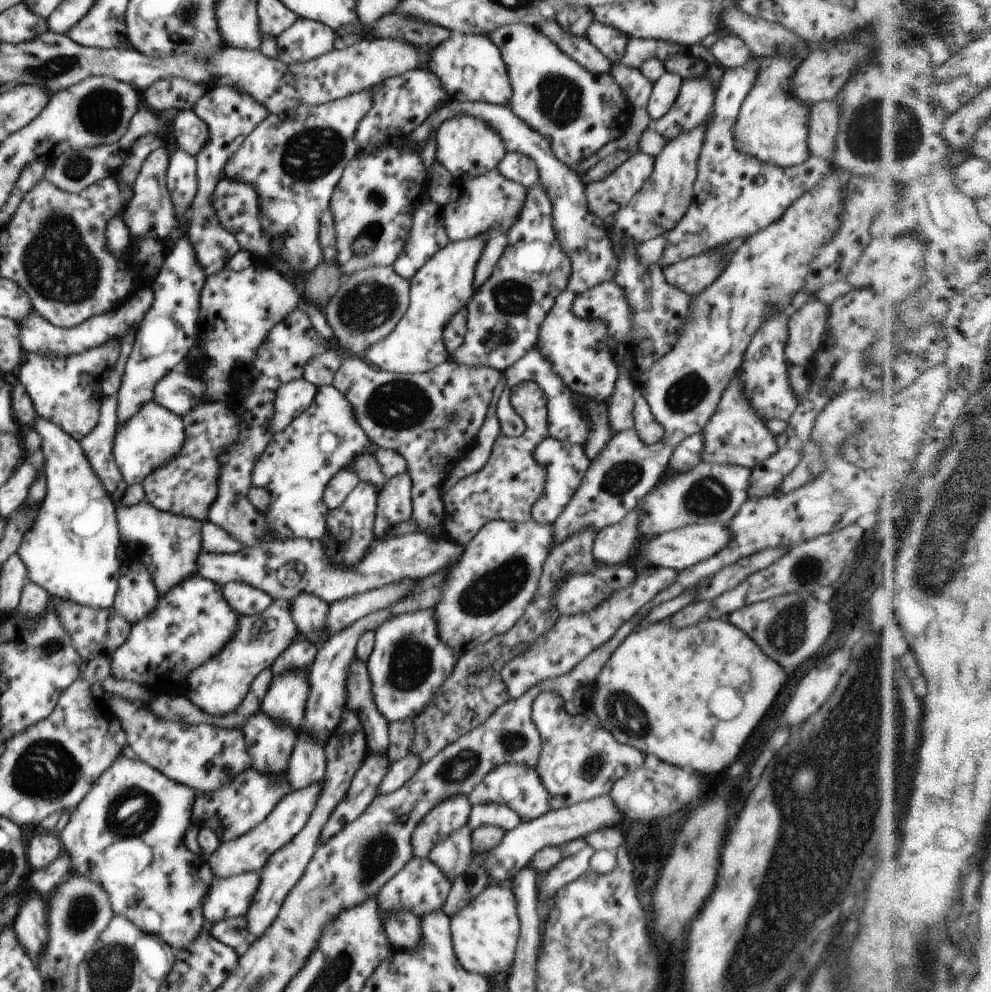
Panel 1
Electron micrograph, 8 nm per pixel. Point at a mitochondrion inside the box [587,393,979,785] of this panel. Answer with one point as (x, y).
(625, 475)

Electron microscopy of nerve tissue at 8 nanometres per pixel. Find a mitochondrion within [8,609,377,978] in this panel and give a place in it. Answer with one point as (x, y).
(132, 812)

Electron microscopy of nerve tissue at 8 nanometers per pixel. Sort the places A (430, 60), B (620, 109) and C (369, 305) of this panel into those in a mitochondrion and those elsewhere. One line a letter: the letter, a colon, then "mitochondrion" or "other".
A: other
B: mitochondrion
C: mitochondrion

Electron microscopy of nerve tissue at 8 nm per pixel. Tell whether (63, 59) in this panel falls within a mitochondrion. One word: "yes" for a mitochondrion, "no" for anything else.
yes

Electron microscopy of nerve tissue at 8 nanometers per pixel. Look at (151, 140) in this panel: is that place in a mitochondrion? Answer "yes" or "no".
no

